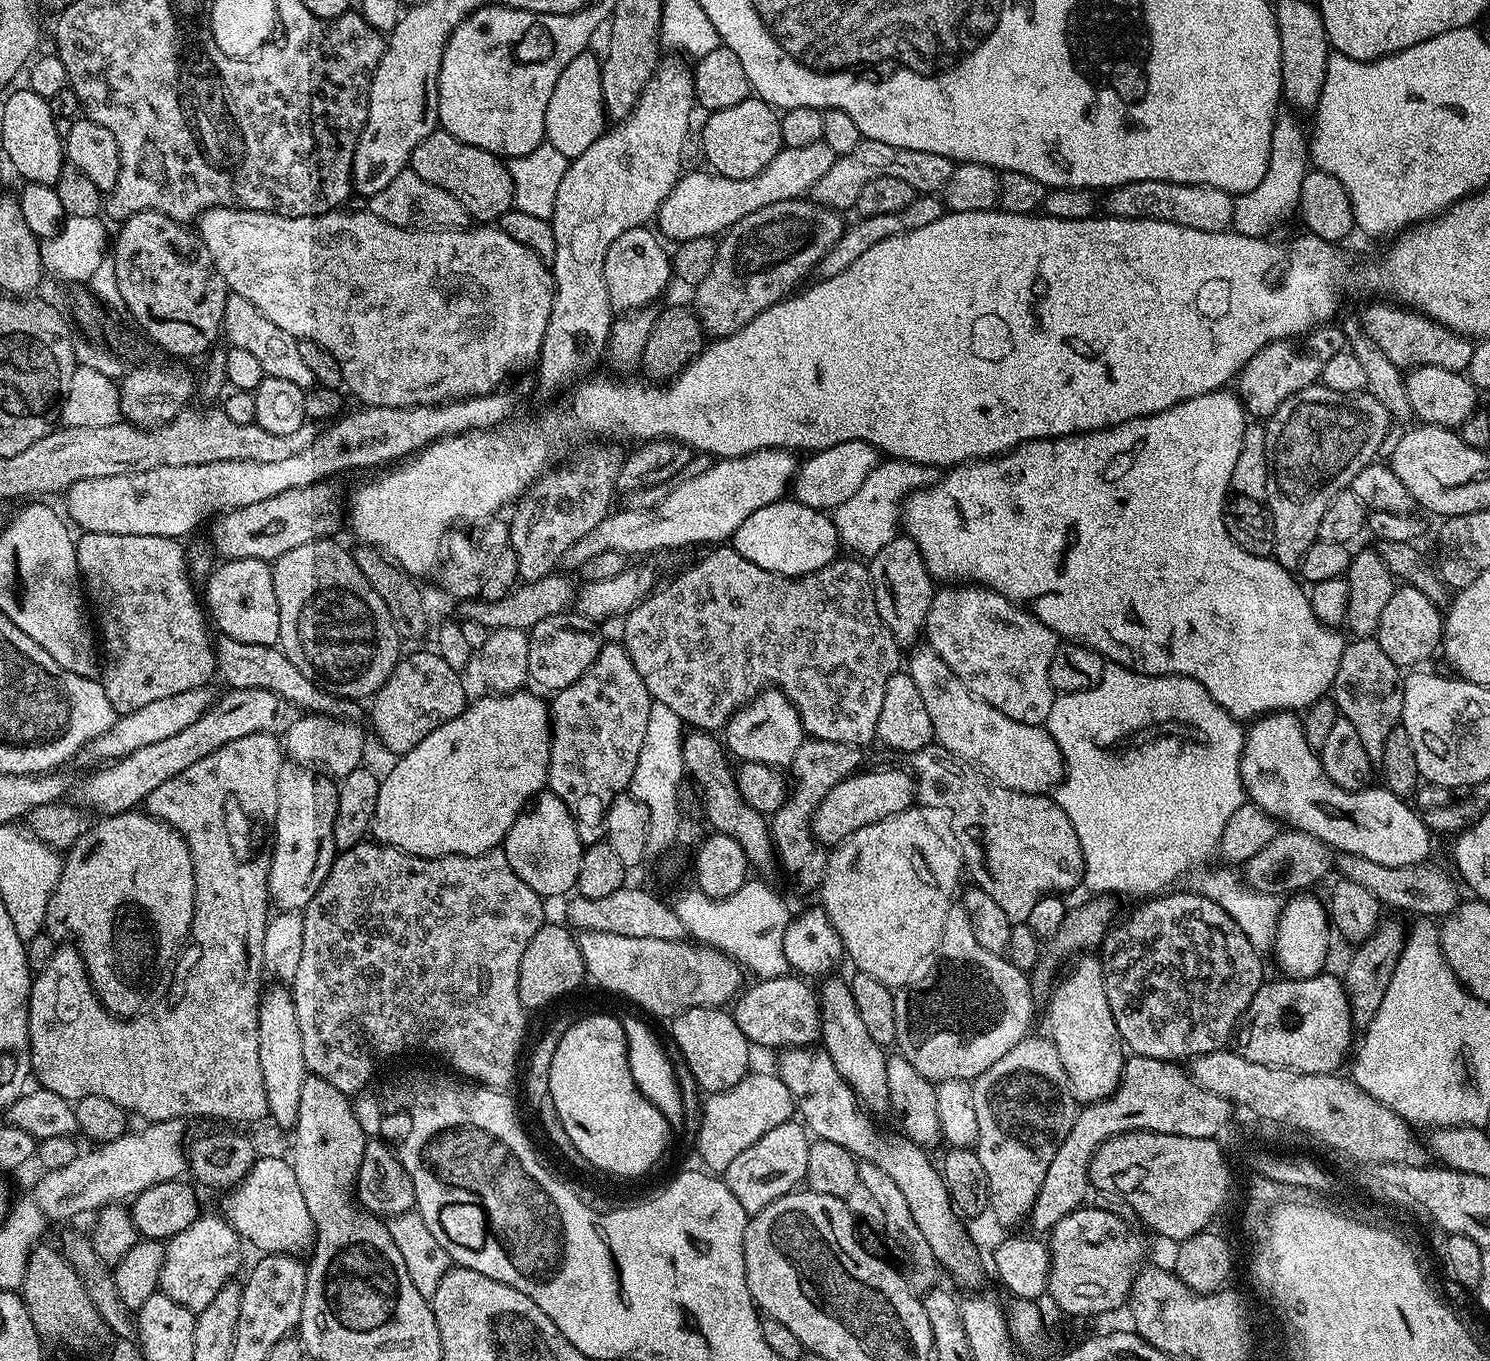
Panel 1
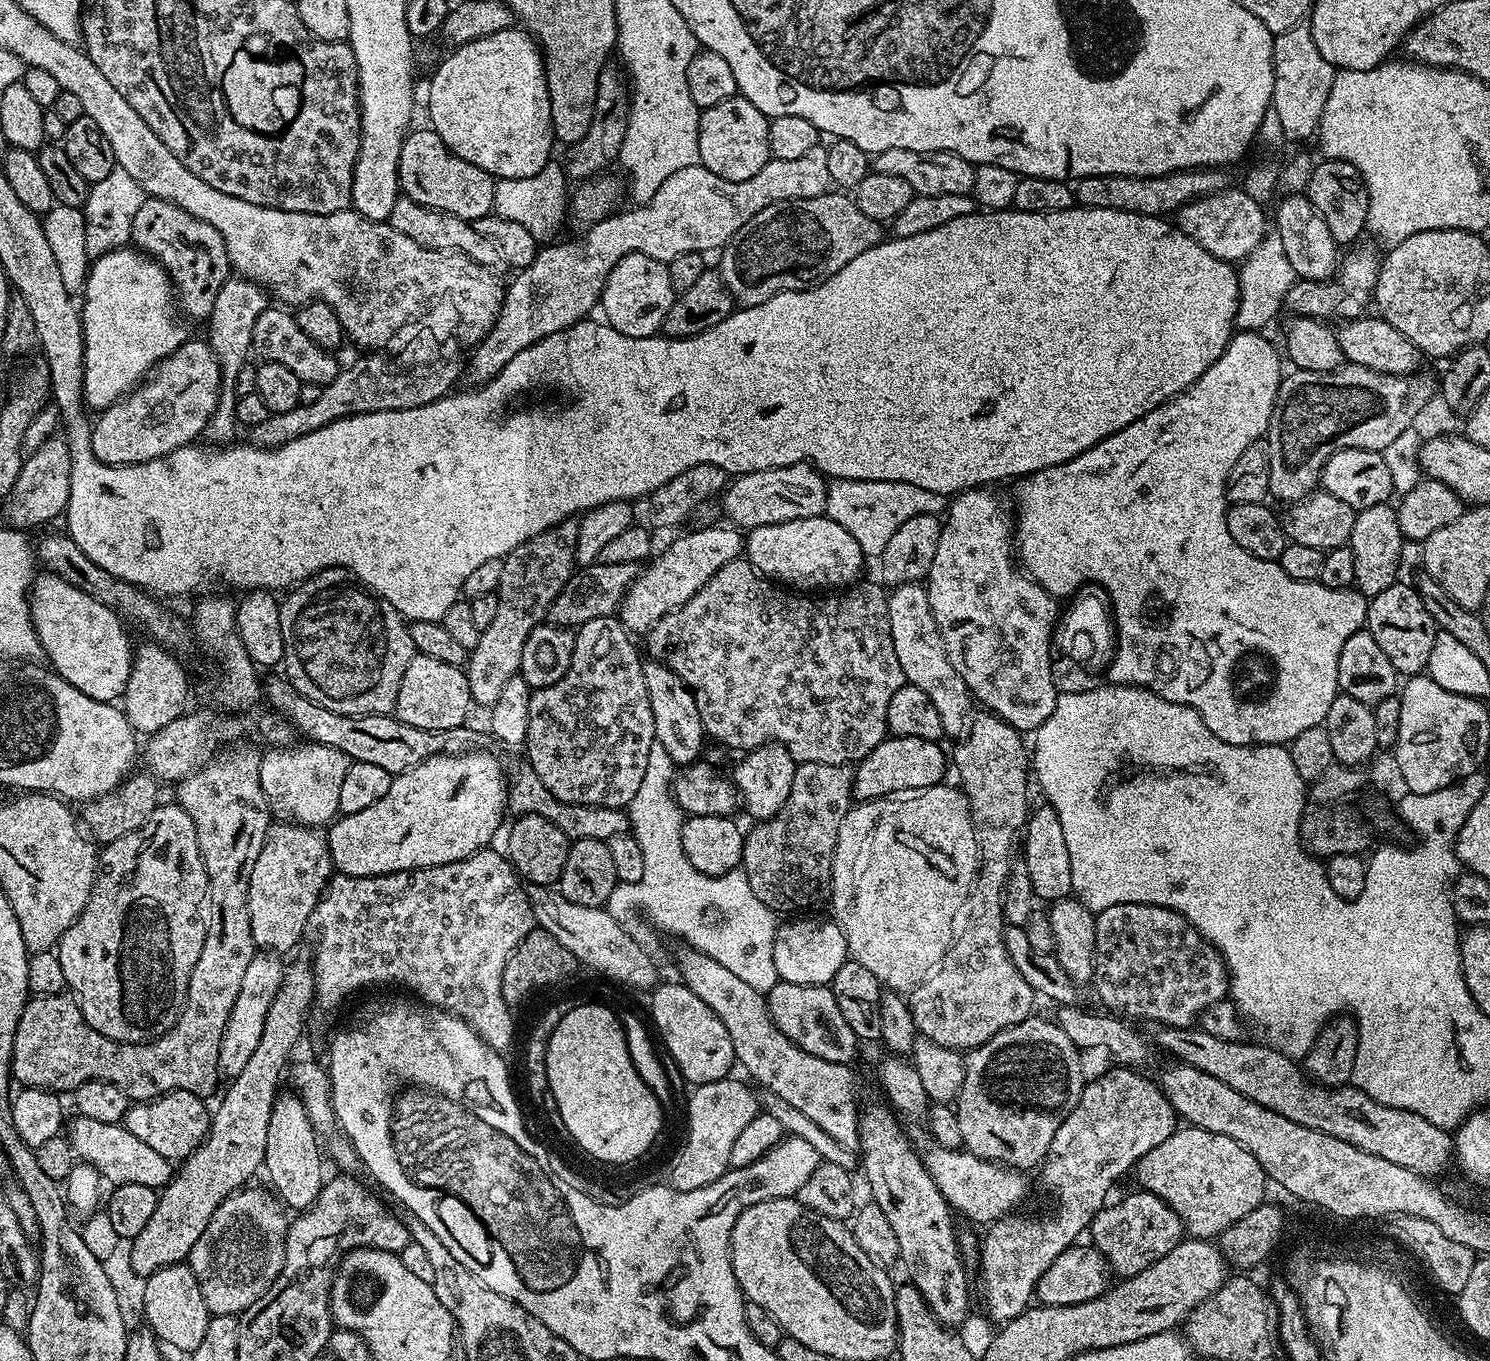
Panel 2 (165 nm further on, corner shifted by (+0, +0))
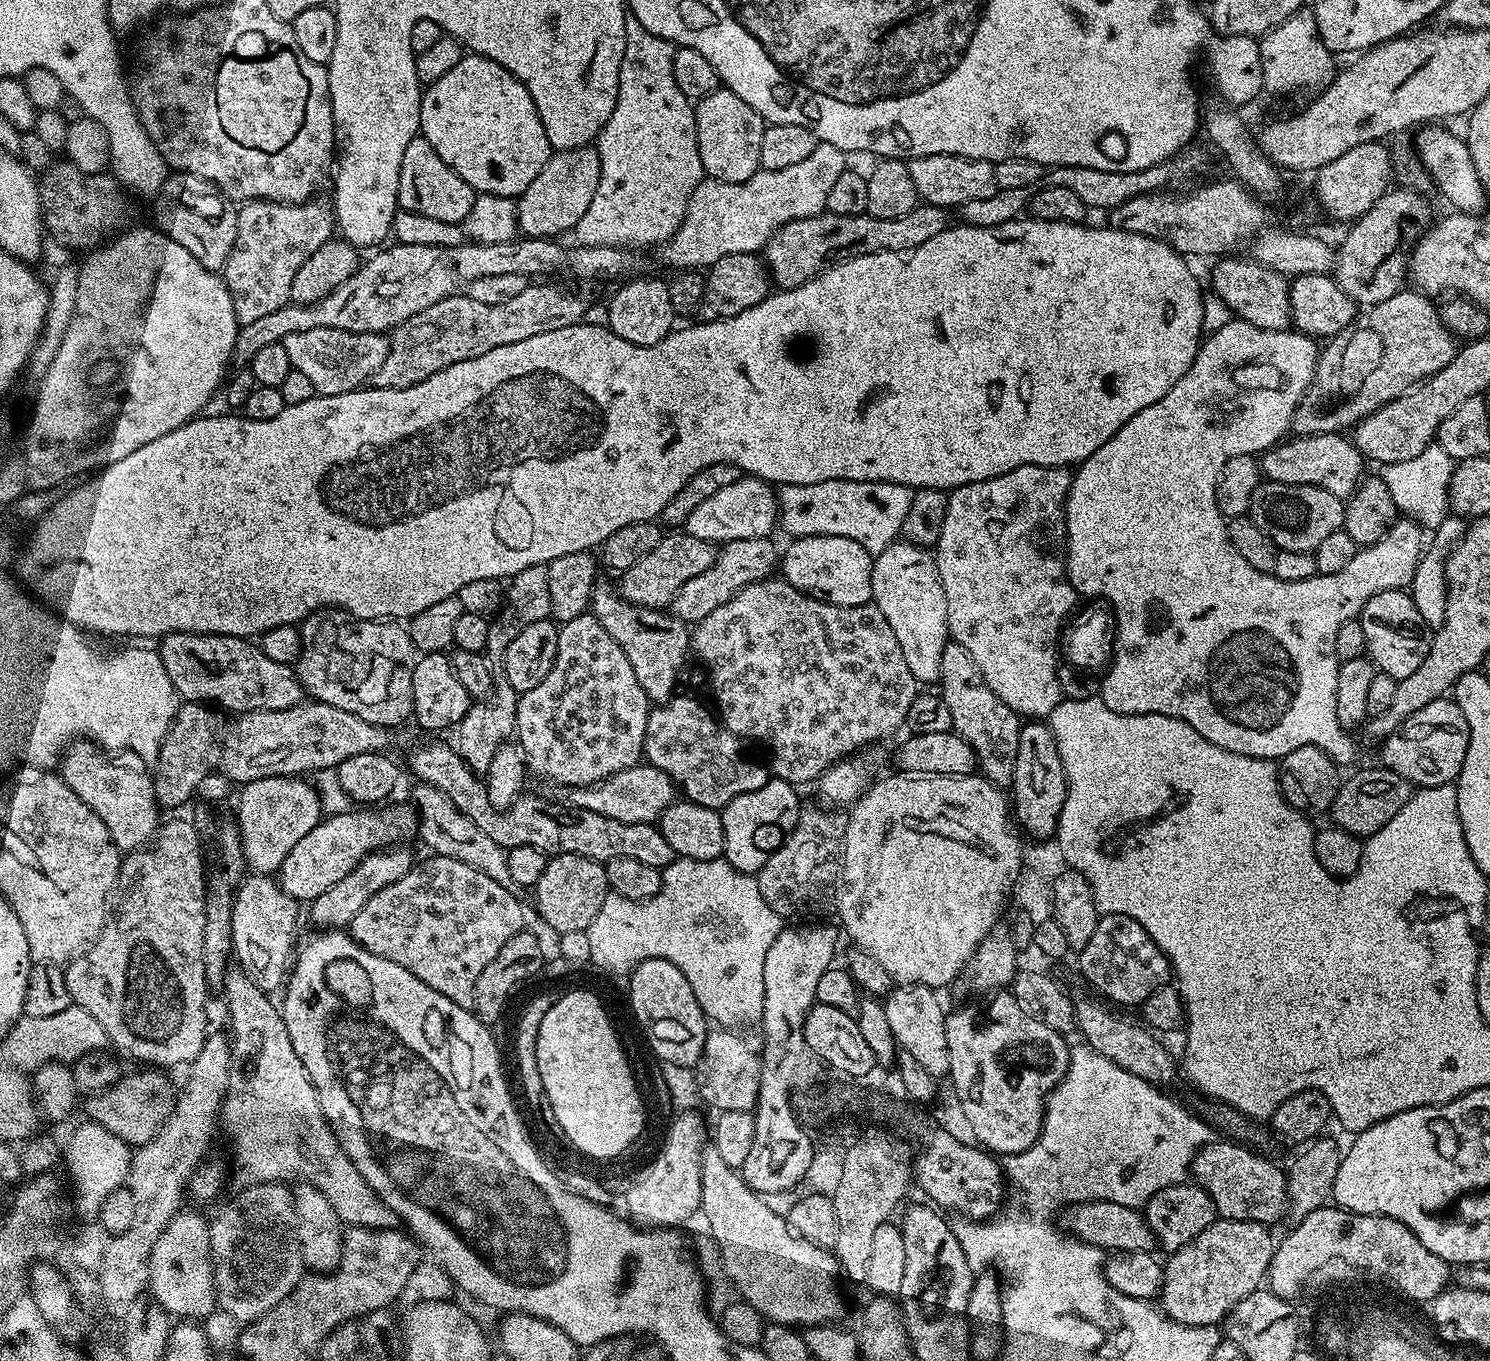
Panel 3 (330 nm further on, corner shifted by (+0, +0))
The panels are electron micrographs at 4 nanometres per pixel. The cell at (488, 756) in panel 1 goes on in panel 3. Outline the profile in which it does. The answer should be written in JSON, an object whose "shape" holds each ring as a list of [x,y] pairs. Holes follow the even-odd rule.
{"shape":[[[391,804],[379,810],[337,812],[321,819],[320,824],[314,826],[306,838],[300,839],[280,864],[280,889],[298,902],[311,902],[318,898],[318,894],[326,894],[326,890],[330,890],[330,886],[336,885],[341,878],[346,878],[346,874],[350,874],[362,858],[415,837],[418,832],[417,813],[404,804]]]}

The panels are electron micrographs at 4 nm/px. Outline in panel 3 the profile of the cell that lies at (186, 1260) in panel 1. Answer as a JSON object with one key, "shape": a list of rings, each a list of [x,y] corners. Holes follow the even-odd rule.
{"shape":[[[273,1182],[252,1184],[248,1188],[240,1188],[237,1193],[216,1217],[211,1217],[210,1250],[219,1311],[230,1314],[241,1325],[247,1326],[289,1296],[306,1269],[298,1242],[292,1188],[284,1182]]]}

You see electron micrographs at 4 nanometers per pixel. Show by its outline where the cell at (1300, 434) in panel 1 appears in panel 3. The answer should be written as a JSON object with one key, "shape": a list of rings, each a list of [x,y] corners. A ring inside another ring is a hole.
{"shape":[[[1401,290],[1394,294],[1394,298],[1386,298],[1386,302],[1378,302],[1361,311],[1350,327],[1331,337],[1325,343],[1328,345],[1319,349],[1314,378],[1292,415],[1291,431],[1296,436],[1317,436],[1327,432],[1347,433],[1367,416],[1374,414],[1374,410],[1386,406],[1409,388],[1415,388],[1428,377],[1438,374],[1442,366],[1454,359],[1458,351],[1458,340],[1442,322],[1439,307],[1423,292],[1408,291]]]}

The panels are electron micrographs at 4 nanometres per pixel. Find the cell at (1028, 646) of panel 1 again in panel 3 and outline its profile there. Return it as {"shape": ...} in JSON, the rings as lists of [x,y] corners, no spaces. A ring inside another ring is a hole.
{"shape":[[[1018,466],[1010,474],[951,489],[946,522],[942,522],[942,534],[934,549],[938,578],[946,594],[949,637],[974,658],[974,666],[978,666],[986,686],[1021,718],[1051,717],[1062,699],[1056,656],[1058,660],[1064,616],[1073,615],[1072,607],[1078,601],[1078,593],[1068,581],[1066,563],[1064,504],[1072,478],[1068,468]]]}

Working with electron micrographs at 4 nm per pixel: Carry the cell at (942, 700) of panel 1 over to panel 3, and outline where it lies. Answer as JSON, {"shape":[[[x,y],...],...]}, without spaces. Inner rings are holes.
{"shape":[[[907,542],[886,546],[872,562],[871,603],[886,614],[886,622],[890,622],[894,638],[898,638],[898,646],[902,646],[910,674],[914,674],[921,685],[935,685],[940,678],[942,650],[950,642],[946,594],[938,578],[935,555],[929,549]]]}

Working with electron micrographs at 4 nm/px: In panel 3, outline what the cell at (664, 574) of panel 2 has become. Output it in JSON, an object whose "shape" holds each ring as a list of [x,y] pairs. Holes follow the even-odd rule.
{"shape":[[[767,536],[762,538],[738,538],[723,545],[716,553],[714,566],[710,570],[702,570],[698,578],[690,578],[682,590],[672,599],[670,611],[673,616],[695,626],[706,614],[718,610],[722,602],[730,602],[734,594],[738,594],[746,586],[759,580],[769,579],[778,568],[778,548],[772,545],[773,541]]]}

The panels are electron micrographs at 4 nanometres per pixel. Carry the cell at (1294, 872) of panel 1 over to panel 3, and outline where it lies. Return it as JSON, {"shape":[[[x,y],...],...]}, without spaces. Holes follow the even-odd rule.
{"shape":[[[1364,768],[1341,783],[1330,809],[1331,823],[1361,838],[1373,836],[1386,826],[1386,822],[1390,822],[1390,818],[1394,818],[1394,814],[1398,814],[1398,810],[1402,810],[1402,806],[1406,806],[1413,791],[1410,781],[1392,768]]]}

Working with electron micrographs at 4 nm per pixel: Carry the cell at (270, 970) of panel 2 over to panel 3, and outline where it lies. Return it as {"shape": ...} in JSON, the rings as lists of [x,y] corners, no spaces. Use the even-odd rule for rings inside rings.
{"shape":[[[216,1030],[209,1031],[204,1040],[202,1050],[198,1058],[194,1058],[187,1069],[188,1077],[184,1080],[184,1089],[179,1089],[176,1097],[176,1105],[166,1122],[166,1126],[150,1142],[139,1145],[131,1153],[129,1162],[129,1174],[126,1186],[130,1194],[134,1194],[134,1202],[137,1203],[136,1213],[126,1234],[118,1234],[109,1239],[106,1246],[106,1254],[102,1257],[102,1266],[98,1270],[100,1276],[100,1296],[104,1299],[104,1308],[110,1315],[123,1318],[126,1310],[134,1303],[134,1298],[145,1295],[150,1274],[150,1250],[154,1250],[154,1242],[166,1230],[169,1222],[181,1211],[180,1199],[186,1196],[186,1185],[192,1177],[197,1165],[209,1155],[208,1147],[212,1144],[212,1135],[218,1132],[220,1124],[220,1108],[230,1086],[230,1062],[232,1061],[232,1046],[227,1035],[224,1036]]]}

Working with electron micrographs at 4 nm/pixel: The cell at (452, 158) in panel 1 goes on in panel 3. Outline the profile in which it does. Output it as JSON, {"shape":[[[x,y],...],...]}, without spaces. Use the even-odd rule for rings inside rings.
{"shape":[[[417,134],[406,146],[406,154],[402,154],[402,170],[398,174],[397,205],[403,211],[414,214],[426,214],[426,218],[438,218],[438,222],[454,222],[463,224],[466,214],[470,214],[470,206],[474,206],[478,193],[442,158],[438,158],[438,150],[426,142],[426,138]]]}

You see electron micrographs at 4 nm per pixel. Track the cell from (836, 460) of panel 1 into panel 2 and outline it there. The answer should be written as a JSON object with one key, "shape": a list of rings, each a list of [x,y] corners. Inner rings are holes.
{"shape":[[[811,463],[791,464],[770,470],[737,475],[722,493],[724,512],[741,530],[772,526],[774,522],[794,522],[794,518],[814,518],[826,513],[829,481]]]}

